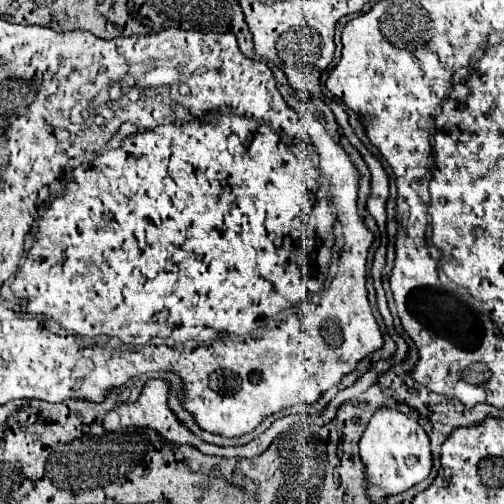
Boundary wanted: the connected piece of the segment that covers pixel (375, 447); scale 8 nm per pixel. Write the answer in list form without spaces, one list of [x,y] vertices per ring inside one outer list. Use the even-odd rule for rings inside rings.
[[[381,409],[377,415],[371,417],[361,441],[359,441],[361,459],[367,469],[369,489],[367,495],[377,503],[383,497],[403,493],[413,485],[421,483],[429,477],[433,467],[429,437],[423,427],[413,421],[411,417],[395,411],[395,409]]]

